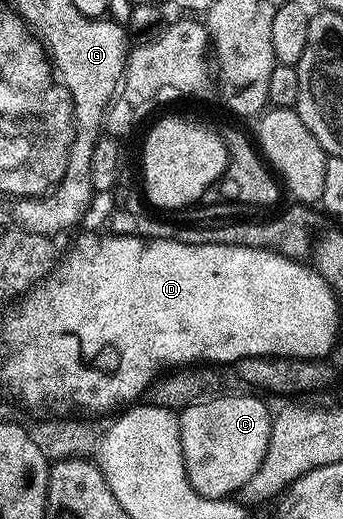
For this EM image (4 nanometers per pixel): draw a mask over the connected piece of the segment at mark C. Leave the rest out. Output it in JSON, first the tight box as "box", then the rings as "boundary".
{"box":[178,393,273,499],"boundary":[[[255,393],[223,394],[191,402],[178,412],[181,453],[189,485],[201,497],[210,499],[225,499],[241,490],[245,481],[261,469],[271,436],[273,411],[267,408],[266,398]]]}

